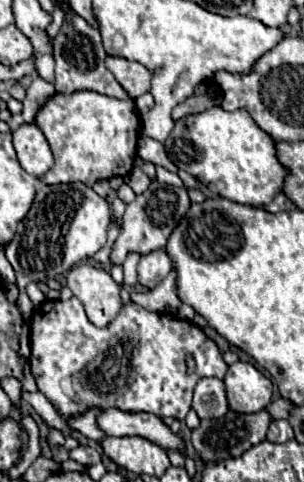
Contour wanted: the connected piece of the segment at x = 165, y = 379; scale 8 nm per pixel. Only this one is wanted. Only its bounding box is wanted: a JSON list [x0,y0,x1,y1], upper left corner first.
[30,297,228,421]

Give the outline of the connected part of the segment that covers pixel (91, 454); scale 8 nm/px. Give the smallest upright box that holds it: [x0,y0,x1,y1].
[70,445,100,465]

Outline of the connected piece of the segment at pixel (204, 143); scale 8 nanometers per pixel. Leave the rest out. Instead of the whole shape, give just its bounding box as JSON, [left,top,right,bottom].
[164,107,286,207]

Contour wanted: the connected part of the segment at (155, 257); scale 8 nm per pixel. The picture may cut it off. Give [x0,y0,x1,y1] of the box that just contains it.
[138,249,172,289]

